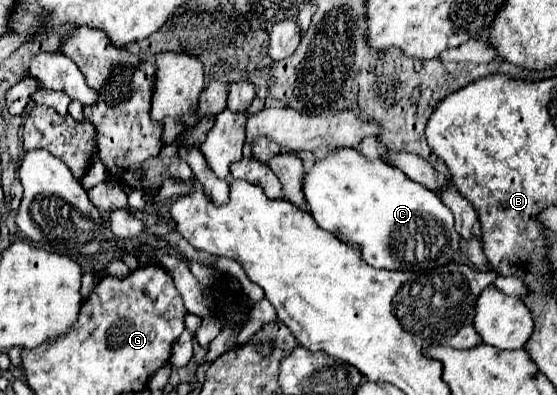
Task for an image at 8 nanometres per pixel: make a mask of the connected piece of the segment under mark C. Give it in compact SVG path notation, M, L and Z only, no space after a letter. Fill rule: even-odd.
M337 149L325 159L317 161L303 177L303 195L309 205L309 213L315 223L339 237L343 243L357 245L363 261L377 269L393 271L427 271L449 263L459 251L459 233L453 227L453 213L441 203L435 193L415 181L411 181L397 167L383 159L365 159L355 149Z

